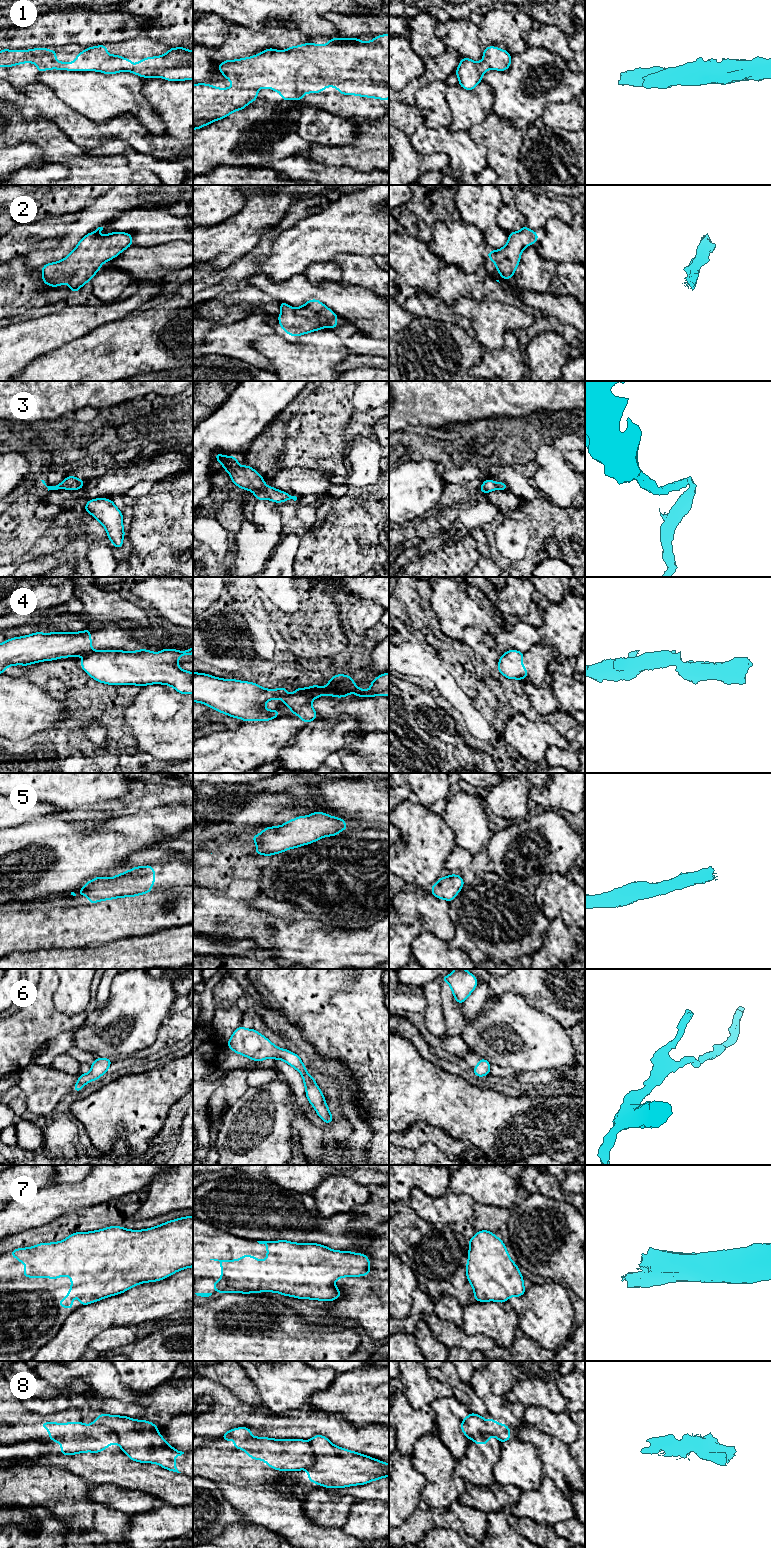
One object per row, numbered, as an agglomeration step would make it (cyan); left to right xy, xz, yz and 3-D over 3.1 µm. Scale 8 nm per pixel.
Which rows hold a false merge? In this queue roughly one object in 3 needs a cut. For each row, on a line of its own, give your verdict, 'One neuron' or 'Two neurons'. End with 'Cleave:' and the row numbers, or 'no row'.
1: One neuron
2: One neuron
3: One neuron
4: Two neurons
5: One neuron
6: One neuron
7: One neuron
8: Two neurons
Cleave: 4, 8

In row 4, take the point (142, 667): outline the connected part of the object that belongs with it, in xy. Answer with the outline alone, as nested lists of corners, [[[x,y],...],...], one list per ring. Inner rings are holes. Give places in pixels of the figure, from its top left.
[[[193,648],[183,652],[176,649],[162,649],[159,653],[141,649],[132,652],[121,650],[96,650],[82,656],[81,669],[98,682],[109,685],[165,684],[181,694],[193,693],[193,673],[184,671],[177,664],[183,655],[192,655]]]

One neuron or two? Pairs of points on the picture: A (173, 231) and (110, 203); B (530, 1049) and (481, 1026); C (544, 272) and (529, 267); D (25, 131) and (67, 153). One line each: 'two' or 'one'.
A: two
B: one
C: one
D: one

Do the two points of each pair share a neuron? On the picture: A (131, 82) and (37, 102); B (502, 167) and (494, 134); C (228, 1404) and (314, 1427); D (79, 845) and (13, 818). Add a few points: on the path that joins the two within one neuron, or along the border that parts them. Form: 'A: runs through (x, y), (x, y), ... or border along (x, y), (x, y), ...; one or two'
A: border along (39, 83), (48, 86), (62, 101), (77, 111); two
B: runs through (502, 159), (499, 155), (499, 142); one
C: runs through (249, 1416), (259, 1418), (268, 1424), (293, 1424); one
D: border along (46, 815), (10, 828); two

